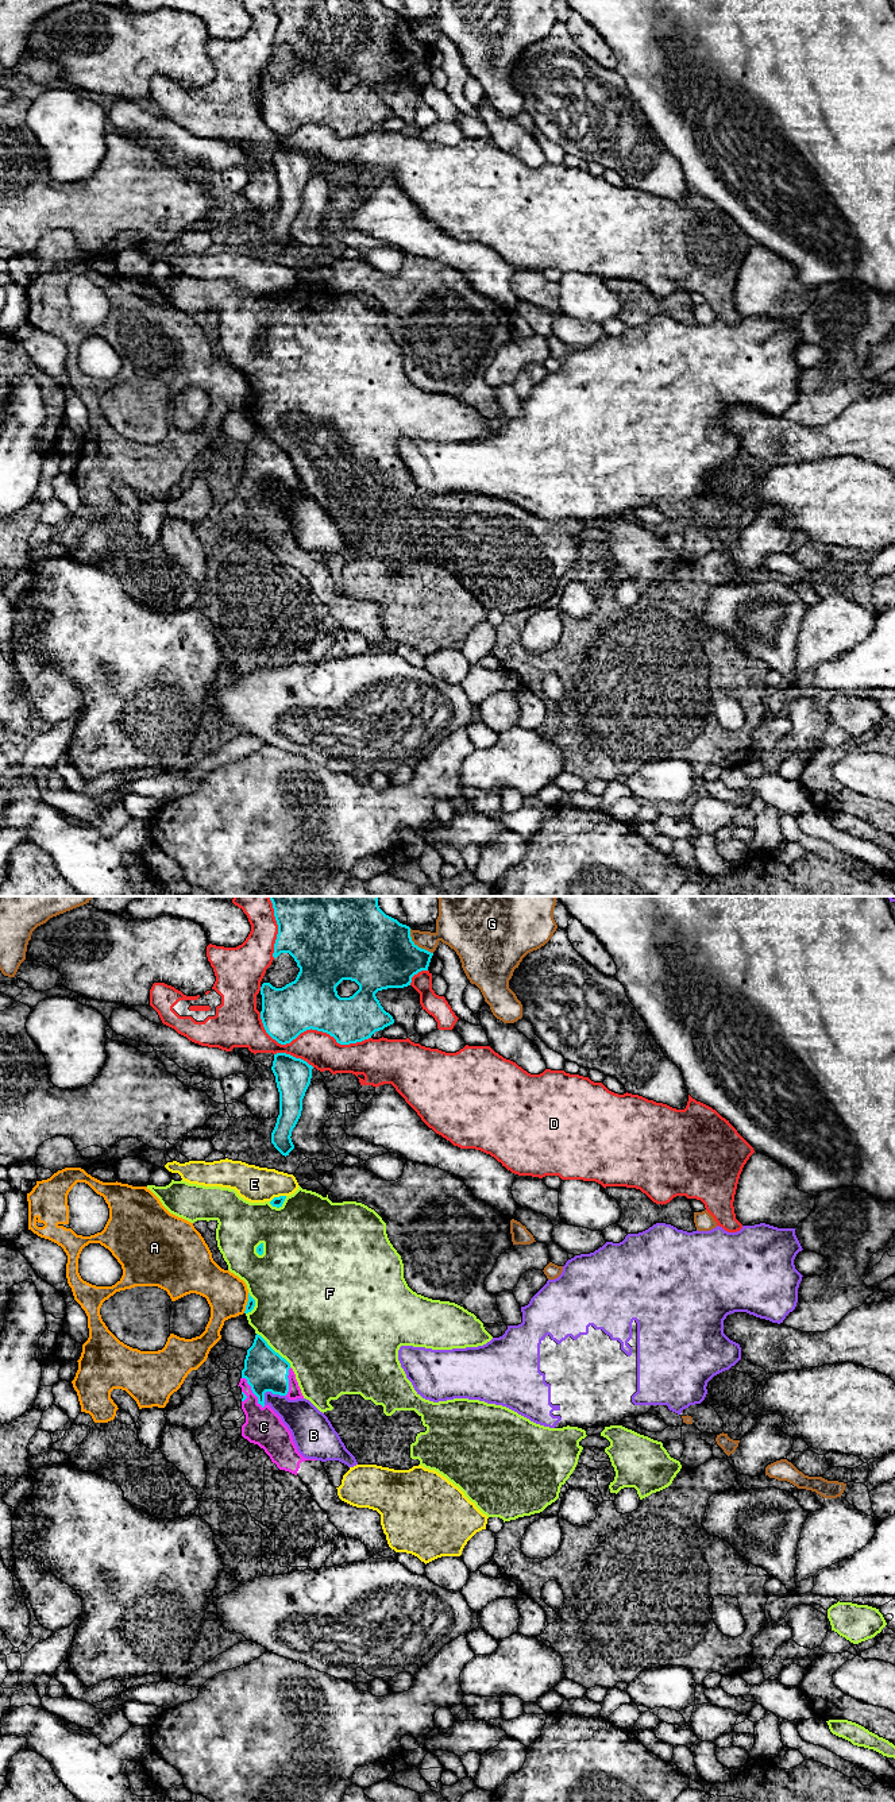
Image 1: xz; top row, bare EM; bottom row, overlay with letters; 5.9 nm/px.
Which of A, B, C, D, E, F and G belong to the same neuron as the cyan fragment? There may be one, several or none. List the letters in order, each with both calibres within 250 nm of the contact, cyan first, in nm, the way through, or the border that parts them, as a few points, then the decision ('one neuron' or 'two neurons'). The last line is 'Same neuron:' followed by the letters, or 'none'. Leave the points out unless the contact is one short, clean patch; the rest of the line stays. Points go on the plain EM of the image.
A: calibres 50 and 240 nm; two neurons
B: calibres 260 and 200 nm; two neurons
C: calibres 260 and 220 nm; way xz (265, 463), (254, 475), (253, 485), (253, 498), (263, 520); one neuron
D: calibres 320 and 220 nm; two neurons
E: calibres 60 and 220 nm; two neurons
F: calibres 260 and 500 nm; two neurons
G: calibres 440 and 220 nm; two neurons
Same neuron: C

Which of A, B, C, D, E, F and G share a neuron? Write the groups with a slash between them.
A / B / C / D / E / F / G

